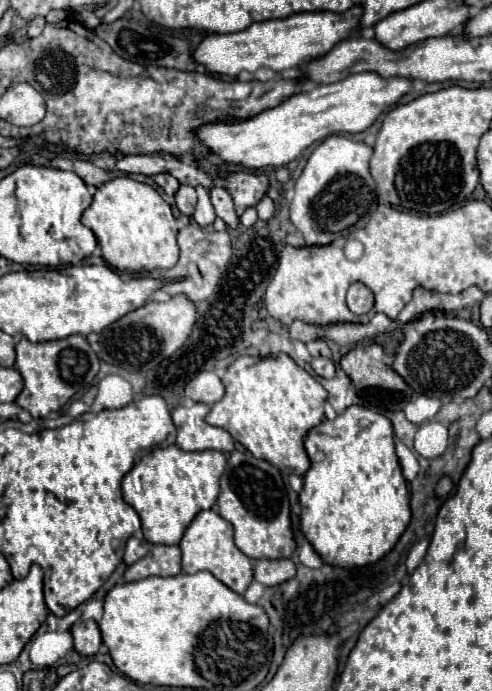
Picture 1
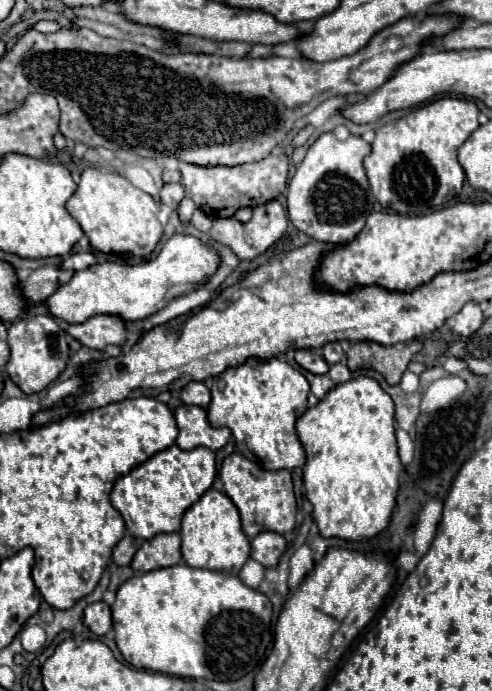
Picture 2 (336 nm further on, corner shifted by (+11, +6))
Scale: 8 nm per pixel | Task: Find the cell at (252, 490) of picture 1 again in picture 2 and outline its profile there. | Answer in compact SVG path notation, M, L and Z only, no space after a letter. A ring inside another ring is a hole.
M230 454L222 462L220 480L224 484L224 494L232 498L242 516L242 528L248 536L256 536L258 532L270 530L278 534L286 534L296 526L296 496L290 470L268 472L258 462L244 458L242 454Z

